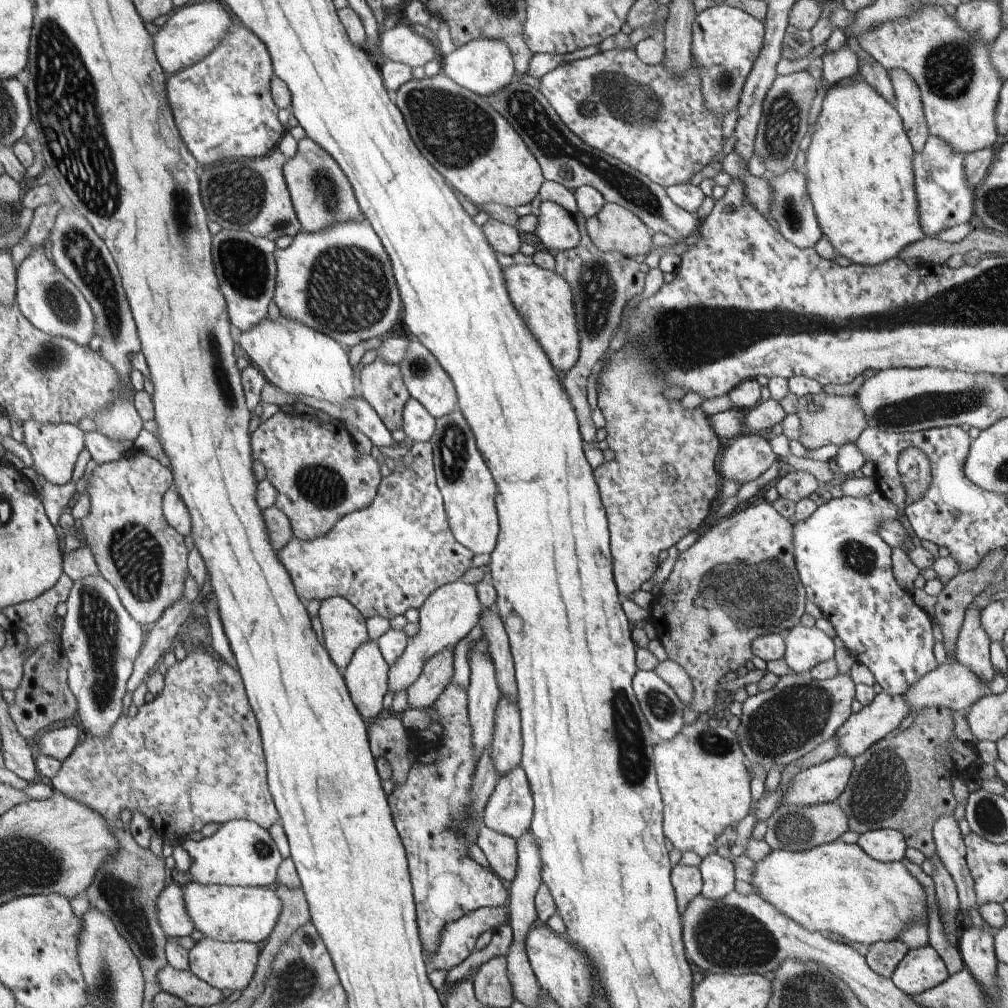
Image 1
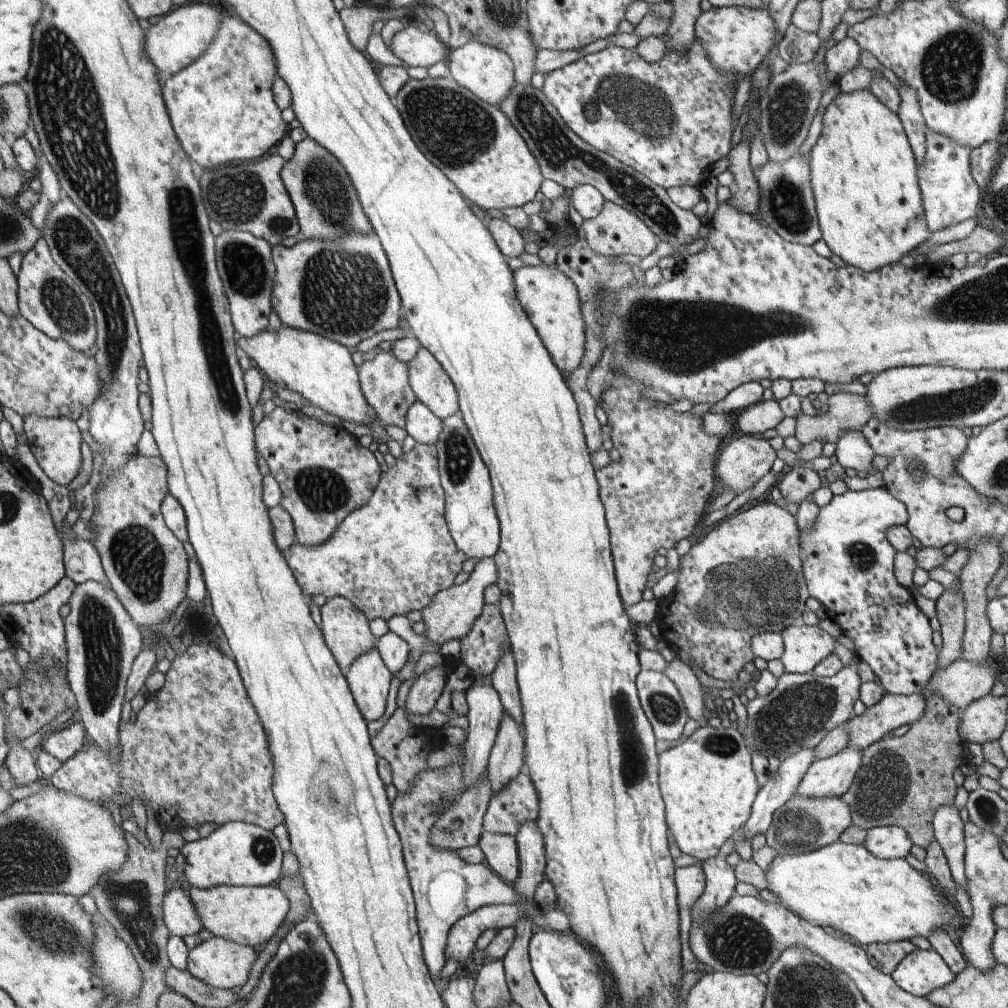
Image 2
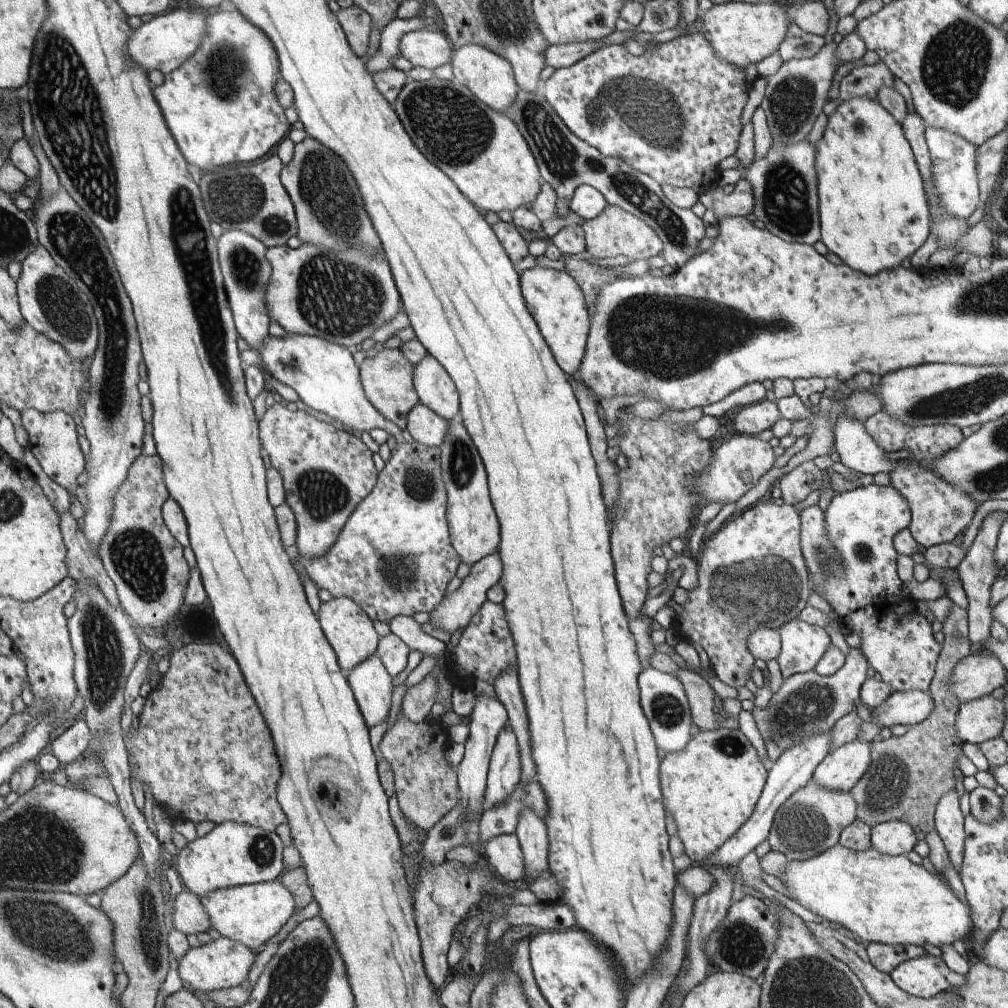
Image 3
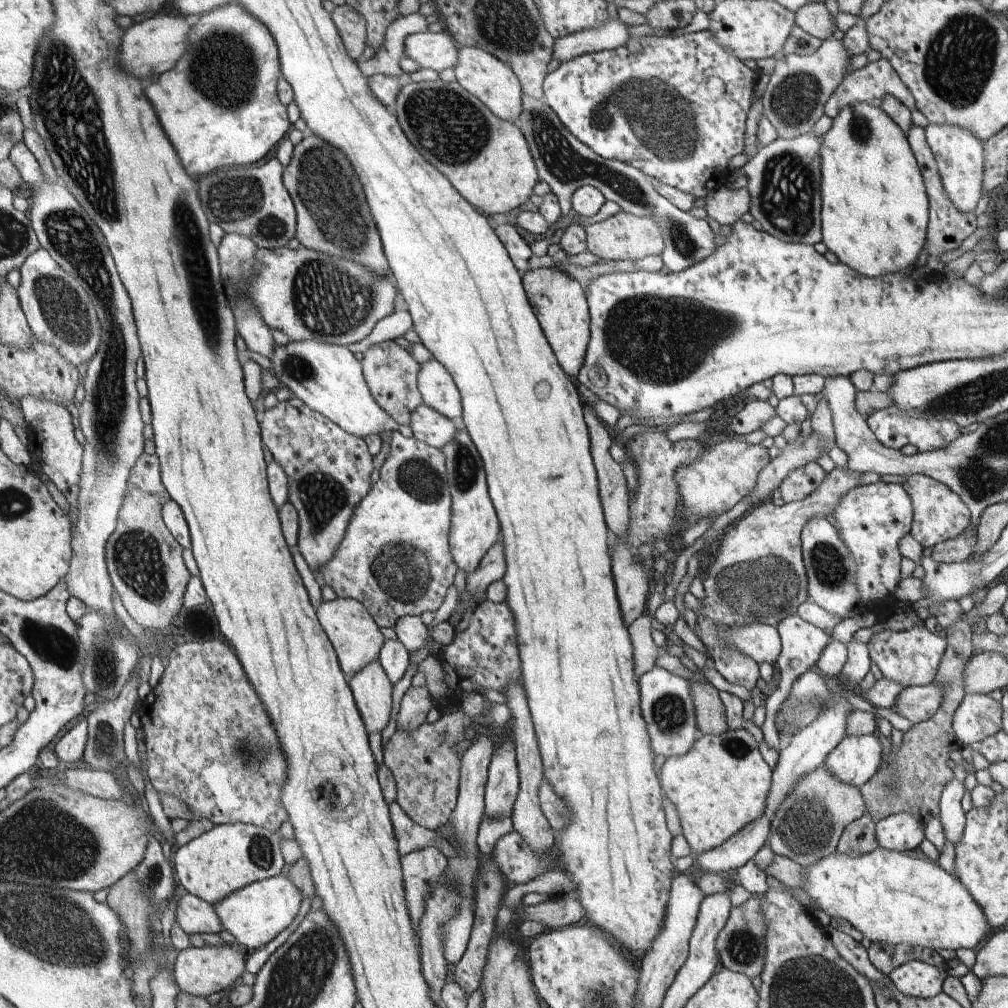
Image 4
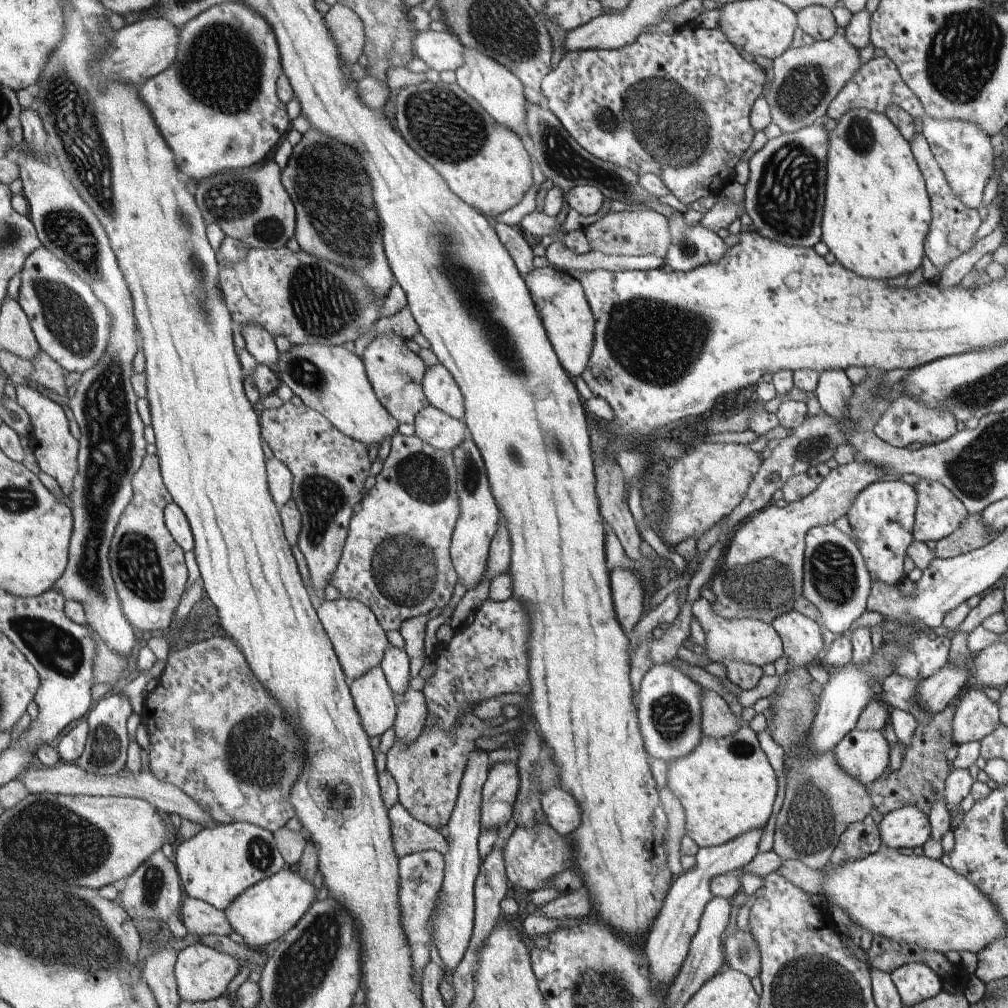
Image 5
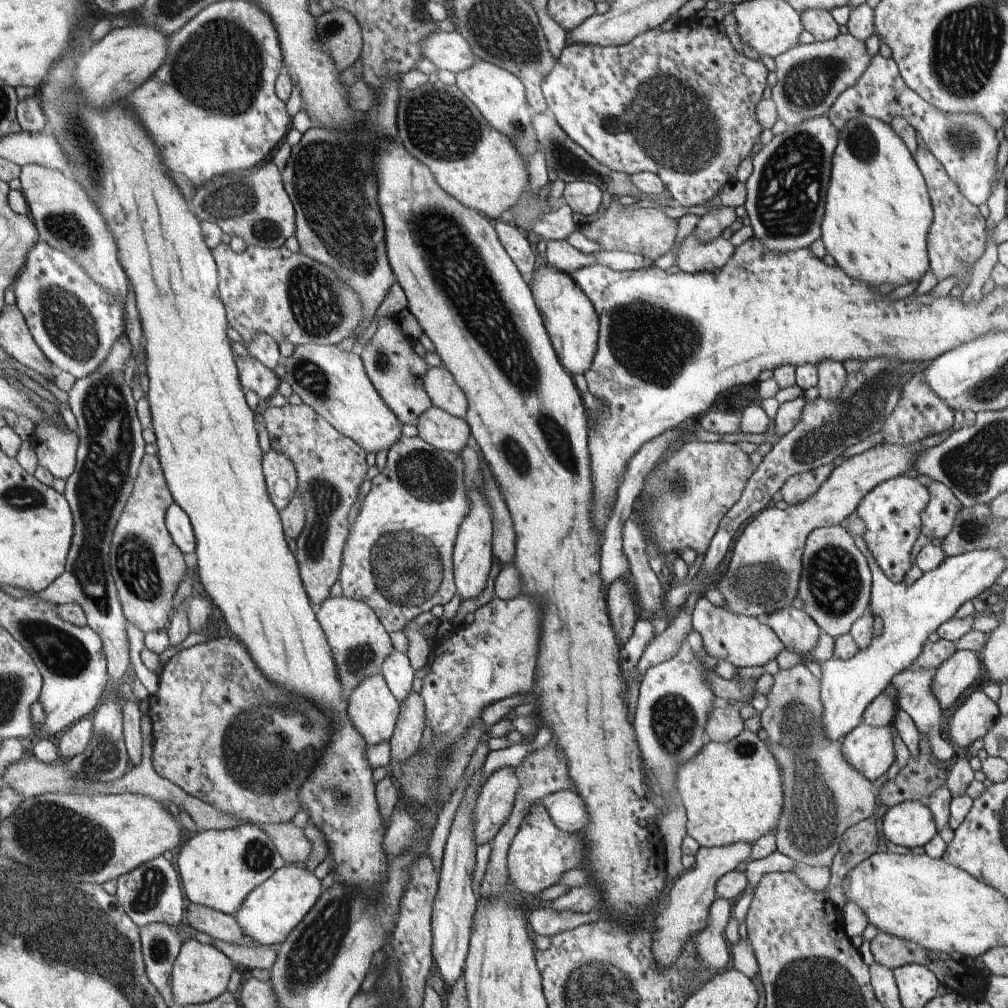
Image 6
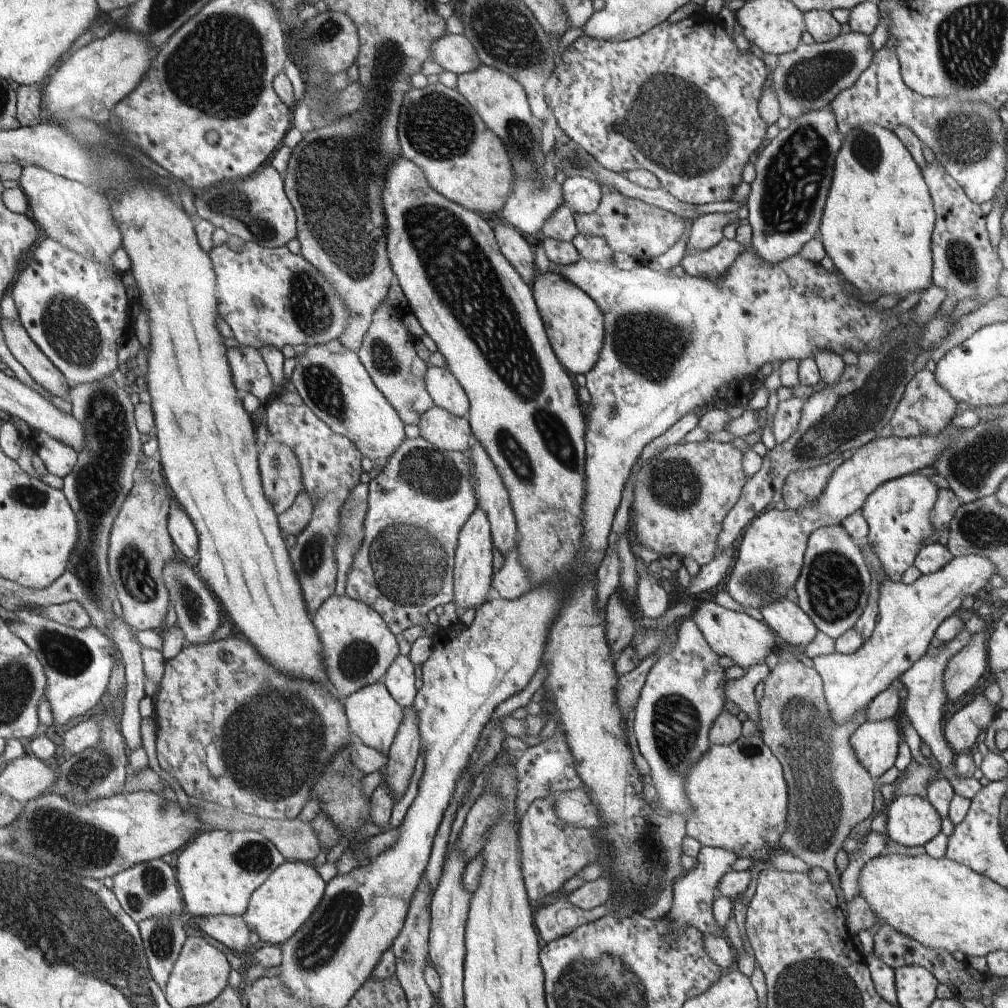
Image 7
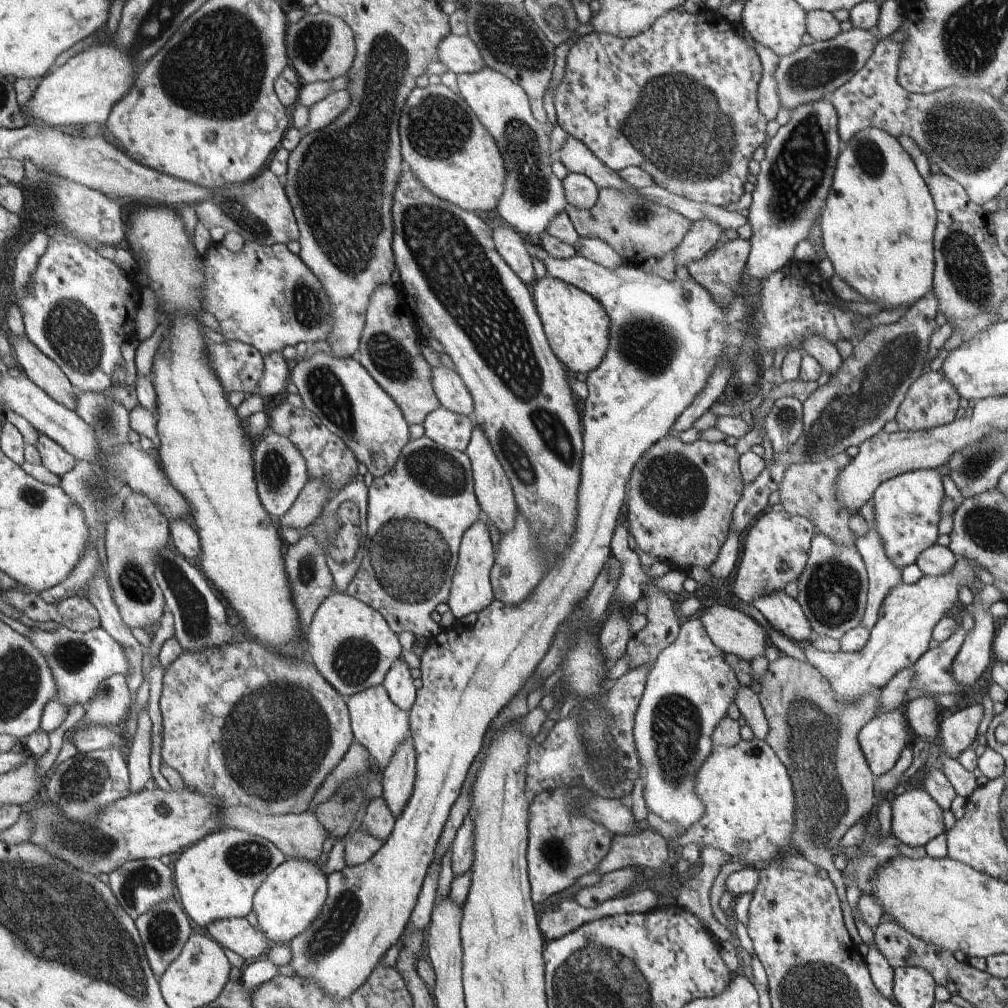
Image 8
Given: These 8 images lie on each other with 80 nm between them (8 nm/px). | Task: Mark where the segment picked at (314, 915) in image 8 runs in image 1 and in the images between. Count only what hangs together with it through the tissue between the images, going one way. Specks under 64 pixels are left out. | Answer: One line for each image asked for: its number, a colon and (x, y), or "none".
1: (229, 913)
2: (247, 915)
3: (251, 914)
4: (257, 913)
5: (266, 912)
6: (268, 915)
7: (280, 906)

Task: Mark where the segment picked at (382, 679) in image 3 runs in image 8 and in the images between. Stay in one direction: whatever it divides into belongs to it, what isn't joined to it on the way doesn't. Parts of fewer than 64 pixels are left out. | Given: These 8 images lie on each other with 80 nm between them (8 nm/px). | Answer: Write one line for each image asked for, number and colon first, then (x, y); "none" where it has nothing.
4: (371, 688)
5: (374, 702)
6: (373, 710)
7: (375, 717)
8: (380, 726)

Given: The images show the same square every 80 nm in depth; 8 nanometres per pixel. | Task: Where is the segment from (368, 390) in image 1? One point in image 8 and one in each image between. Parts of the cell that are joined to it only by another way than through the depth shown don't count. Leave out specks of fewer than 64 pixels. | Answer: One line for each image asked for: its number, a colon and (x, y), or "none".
2: (385, 382)
3: (387, 378)
4: (392, 373)
5: (395, 372)
6: (394, 368)
7: (387, 351)
8: (389, 351)

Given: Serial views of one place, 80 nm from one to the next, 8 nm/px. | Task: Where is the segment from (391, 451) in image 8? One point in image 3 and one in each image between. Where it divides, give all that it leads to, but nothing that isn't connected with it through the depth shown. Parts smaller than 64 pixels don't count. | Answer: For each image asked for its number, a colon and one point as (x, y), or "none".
3: (323, 374)
4: (328, 378)
5: (333, 381)
6: (334, 383)
7: (335, 385)

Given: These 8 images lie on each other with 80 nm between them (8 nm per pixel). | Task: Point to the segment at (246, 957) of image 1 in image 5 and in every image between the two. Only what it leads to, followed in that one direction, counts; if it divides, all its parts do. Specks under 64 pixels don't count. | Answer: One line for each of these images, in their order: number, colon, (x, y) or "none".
2: (223, 964)
3: (223, 963)
4: (199, 971)
5: (201, 973)

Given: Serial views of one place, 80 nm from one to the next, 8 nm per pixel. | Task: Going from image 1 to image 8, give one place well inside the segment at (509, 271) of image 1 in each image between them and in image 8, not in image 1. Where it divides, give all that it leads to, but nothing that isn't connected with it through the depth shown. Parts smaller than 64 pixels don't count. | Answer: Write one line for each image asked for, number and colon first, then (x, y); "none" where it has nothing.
2: (552, 300)
3: (560, 306)
4: (561, 301)
5: (567, 313)
6: (573, 321)
7: (577, 324)
8: (580, 328)

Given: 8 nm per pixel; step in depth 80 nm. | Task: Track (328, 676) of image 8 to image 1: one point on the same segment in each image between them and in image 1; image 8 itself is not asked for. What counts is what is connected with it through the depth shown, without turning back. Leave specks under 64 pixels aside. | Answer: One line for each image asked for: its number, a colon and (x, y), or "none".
1: (344, 626)
2: (346, 627)
3: (347, 626)
4: (357, 638)
5: (360, 642)
6: (360, 643)
7: (359, 647)

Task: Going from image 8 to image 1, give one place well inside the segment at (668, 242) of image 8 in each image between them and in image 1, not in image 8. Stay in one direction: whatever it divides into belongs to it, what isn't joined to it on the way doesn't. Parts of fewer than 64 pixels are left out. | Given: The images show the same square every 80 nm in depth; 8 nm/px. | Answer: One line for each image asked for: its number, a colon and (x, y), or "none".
1: (614, 229)
2: (615, 231)
3: (615, 231)
4: (623, 236)
5: (645, 232)
6: (649, 232)
7: (628, 225)

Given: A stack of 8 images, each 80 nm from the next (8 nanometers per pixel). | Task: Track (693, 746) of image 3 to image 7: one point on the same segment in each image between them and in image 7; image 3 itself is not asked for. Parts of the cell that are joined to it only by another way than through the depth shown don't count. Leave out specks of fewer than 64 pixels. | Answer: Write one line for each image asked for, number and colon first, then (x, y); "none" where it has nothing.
4: (722, 783)
5: (727, 786)
6: (732, 792)
7: (738, 792)

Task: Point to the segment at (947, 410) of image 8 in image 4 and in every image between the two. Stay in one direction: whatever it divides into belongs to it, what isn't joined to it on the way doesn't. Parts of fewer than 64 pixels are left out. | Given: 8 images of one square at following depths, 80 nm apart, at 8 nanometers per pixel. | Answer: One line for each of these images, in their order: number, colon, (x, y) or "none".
4: (894, 428)
5: (907, 421)
6: (919, 414)
7: (926, 408)

